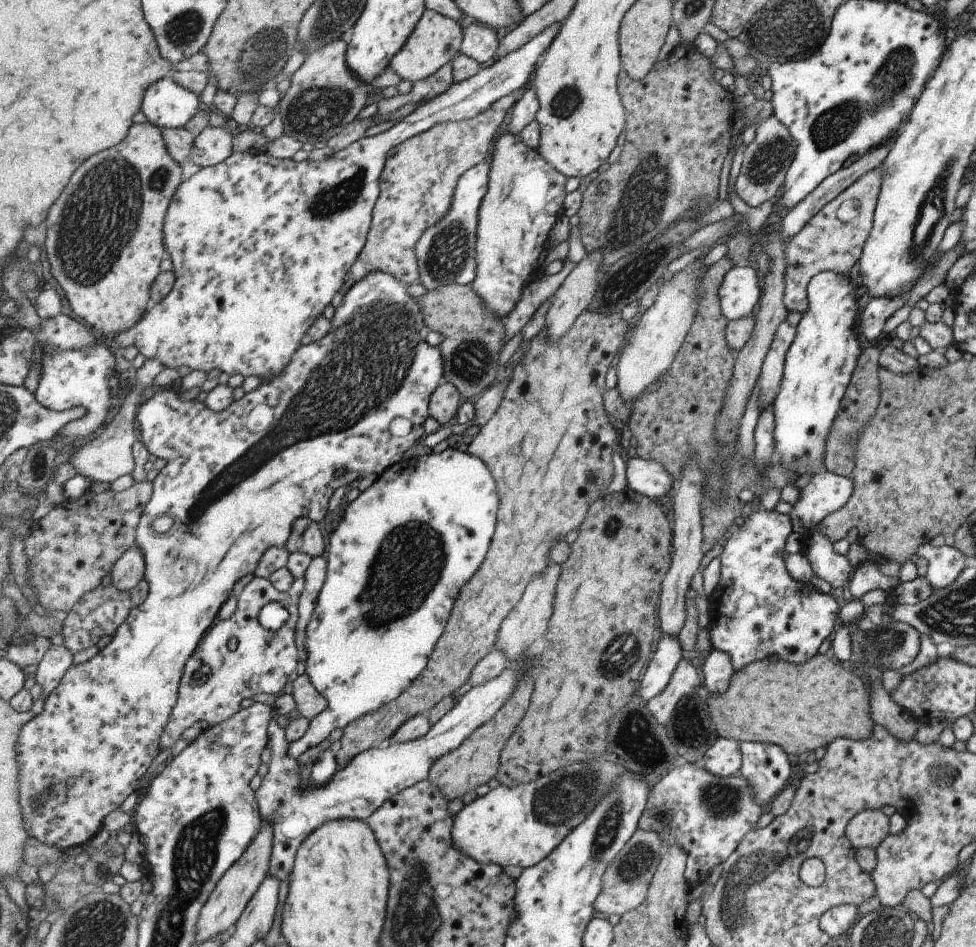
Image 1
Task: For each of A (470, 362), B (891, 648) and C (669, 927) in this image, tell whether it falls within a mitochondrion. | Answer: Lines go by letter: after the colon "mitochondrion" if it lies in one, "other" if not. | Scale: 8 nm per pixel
A: mitochondrion
B: mitochondrion
C: other

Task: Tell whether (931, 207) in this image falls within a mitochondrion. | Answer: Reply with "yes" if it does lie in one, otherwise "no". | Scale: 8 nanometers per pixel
yes

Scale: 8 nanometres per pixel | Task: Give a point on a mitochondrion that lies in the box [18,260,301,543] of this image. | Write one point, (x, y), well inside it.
(114, 449)

